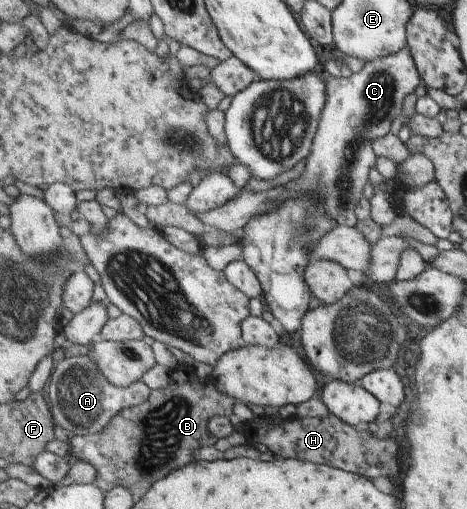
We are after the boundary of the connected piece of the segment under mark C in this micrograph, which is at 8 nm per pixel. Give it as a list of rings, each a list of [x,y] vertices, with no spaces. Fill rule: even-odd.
[[[405,47],[395,55],[368,61],[364,64],[364,68],[359,73],[351,74],[349,77],[329,76],[327,78],[328,100],[321,116],[321,123],[312,145],[312,152],[306,159],[306,168],[303,174],[295,180],[276,186],[267,191],[249,191],[243,190],[237,199],[229,201],[225,207],[207,211],[207,213],[195,213],[195,215],[204,221],[207,226],[223,230],[227,233],[237,233],[245,229],[247,221],[251,221],[253,217],[277,211],[281,207],[283,201],[287,199],[297,199],[303,195],[317,195],[323,201],[323,207],[327,211],[327,215],[333,218],[339,226],[347,225],[356,227],[360,222],[355,215],[355,209],[363,197],[365,185],[370,181],[370,173],[376,169],[376,163],[379,159],[373,151],[373,141],[379,137],[385,137],[391,129],[393,123],[398,117],[403,116],[403,101],[409,93],[413,93],[415,88],[424,83],[420,70],[417,69],[416,61],[409,47]]]

